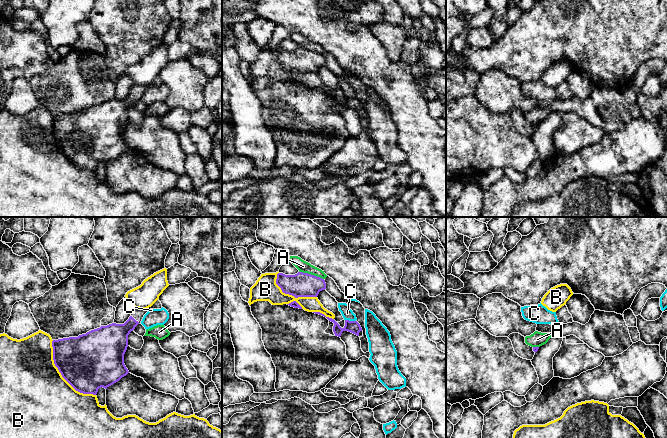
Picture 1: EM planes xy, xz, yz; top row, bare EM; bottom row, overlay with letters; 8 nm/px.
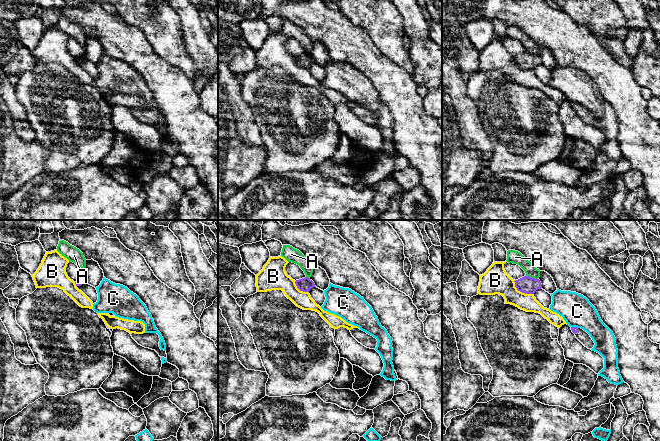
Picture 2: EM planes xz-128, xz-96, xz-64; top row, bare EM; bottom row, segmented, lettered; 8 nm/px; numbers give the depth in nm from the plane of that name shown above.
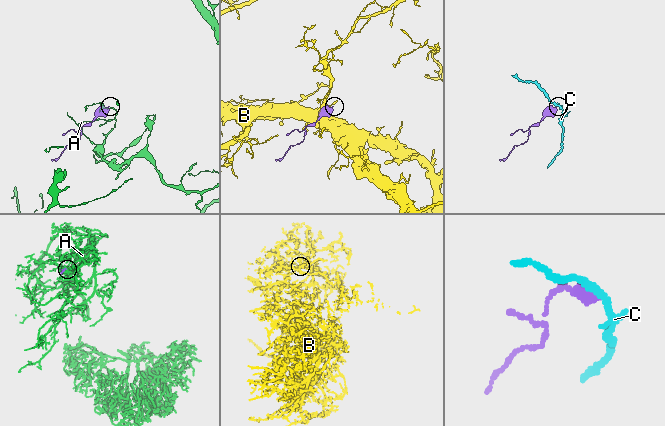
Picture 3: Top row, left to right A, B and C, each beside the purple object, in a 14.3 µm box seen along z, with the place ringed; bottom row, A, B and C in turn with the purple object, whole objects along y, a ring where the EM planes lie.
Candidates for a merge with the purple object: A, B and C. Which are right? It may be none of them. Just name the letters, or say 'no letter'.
no letter

